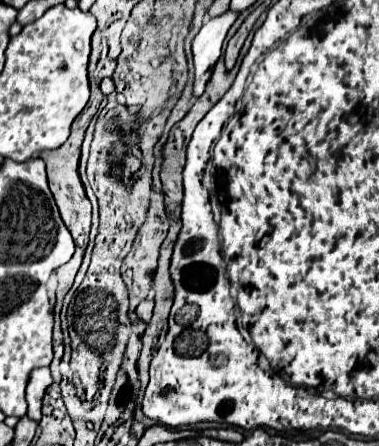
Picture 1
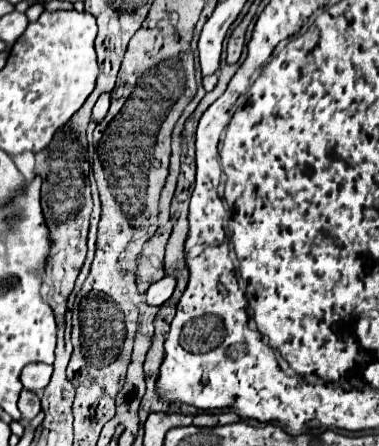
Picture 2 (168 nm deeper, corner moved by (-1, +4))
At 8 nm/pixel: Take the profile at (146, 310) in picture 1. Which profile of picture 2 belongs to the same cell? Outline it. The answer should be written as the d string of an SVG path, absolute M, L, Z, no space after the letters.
M166 275L164 279L152 283L146 293L148 305L162 305L174 293L174 287L176 287L176 277L172 275Z

